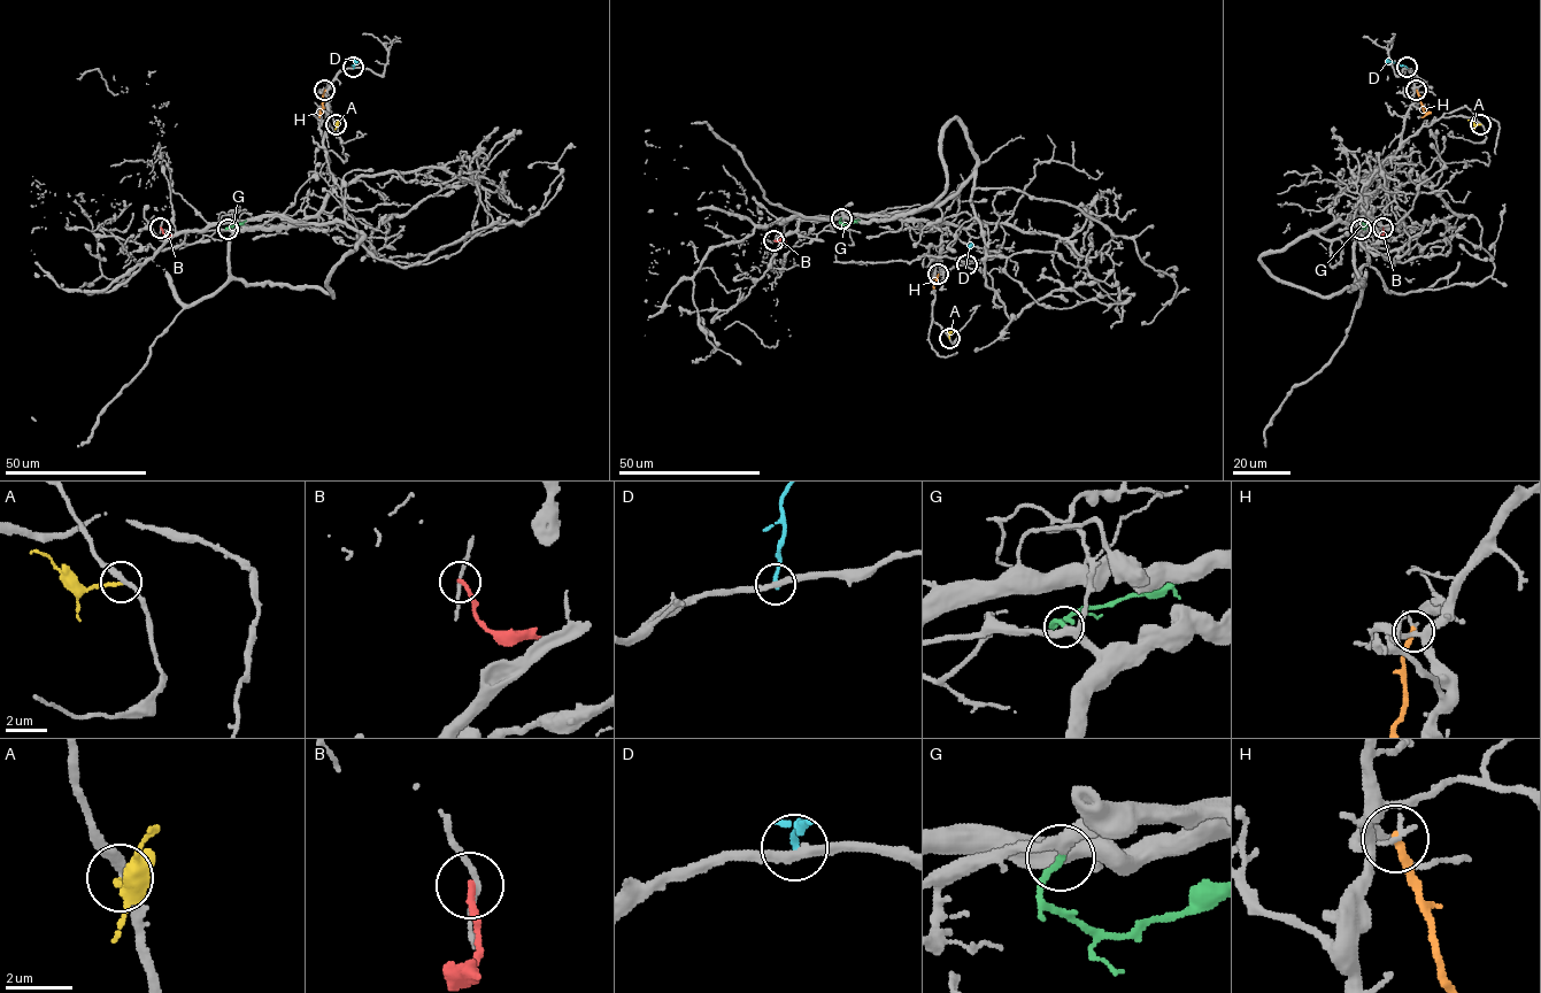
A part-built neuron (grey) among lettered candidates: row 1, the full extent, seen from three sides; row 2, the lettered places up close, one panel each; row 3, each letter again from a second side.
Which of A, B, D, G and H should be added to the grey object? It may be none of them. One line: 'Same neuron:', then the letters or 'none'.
Same neuron: G

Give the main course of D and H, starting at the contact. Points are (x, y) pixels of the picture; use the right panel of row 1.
D: (1405, 67), (1386, 60)
H: (1416, 90), (1422, 109), (1428, 113), (1422, 117)

